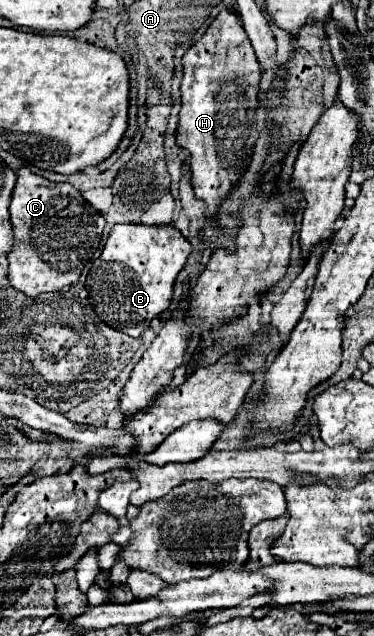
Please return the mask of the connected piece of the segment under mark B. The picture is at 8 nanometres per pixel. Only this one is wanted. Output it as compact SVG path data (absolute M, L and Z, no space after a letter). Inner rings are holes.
M115 225L107 237L103 253L87 275L89 301L95 313L109 327L141 337L151 319L165 313L173 301L173 285L179 271L187 265L191 243L173 225Z

